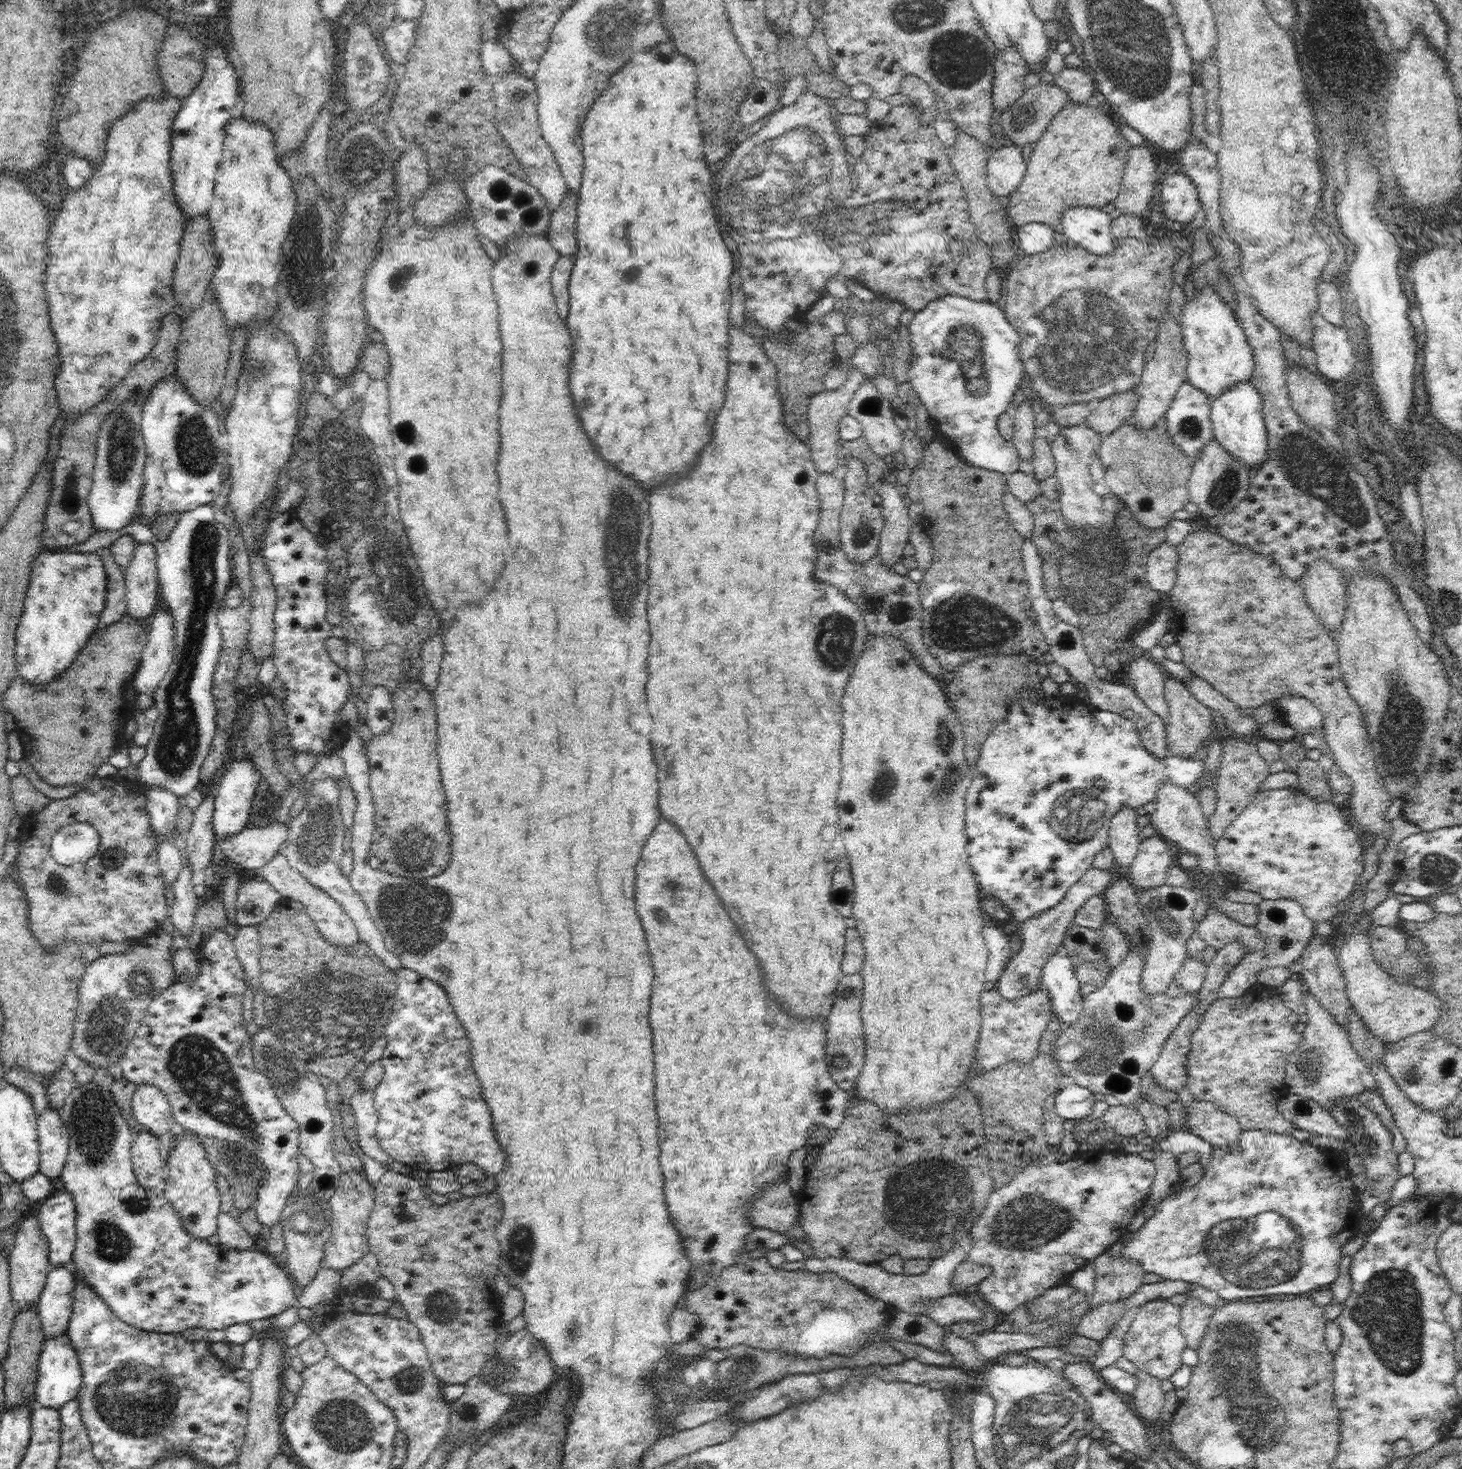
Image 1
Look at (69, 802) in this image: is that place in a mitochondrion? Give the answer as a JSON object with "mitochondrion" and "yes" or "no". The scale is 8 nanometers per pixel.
{"mitochondrion":"no"}

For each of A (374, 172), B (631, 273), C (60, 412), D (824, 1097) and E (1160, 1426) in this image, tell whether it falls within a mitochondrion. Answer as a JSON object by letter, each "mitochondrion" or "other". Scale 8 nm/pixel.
{"A":"mitochondrion","B":"mitochondrion","C":"other","D":"mitochondrion","E":"other"}

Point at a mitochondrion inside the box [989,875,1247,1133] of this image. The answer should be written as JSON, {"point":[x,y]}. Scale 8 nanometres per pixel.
{"point":[1110,1044]}

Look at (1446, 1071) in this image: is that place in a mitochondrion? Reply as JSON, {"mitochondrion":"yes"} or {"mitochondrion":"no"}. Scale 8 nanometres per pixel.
{"mitochondrion":"yes"}

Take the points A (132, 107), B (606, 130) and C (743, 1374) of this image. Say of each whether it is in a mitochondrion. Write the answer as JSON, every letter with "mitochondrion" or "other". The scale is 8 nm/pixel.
{"A":"other","B":"other","C":"mitochondrion"}

